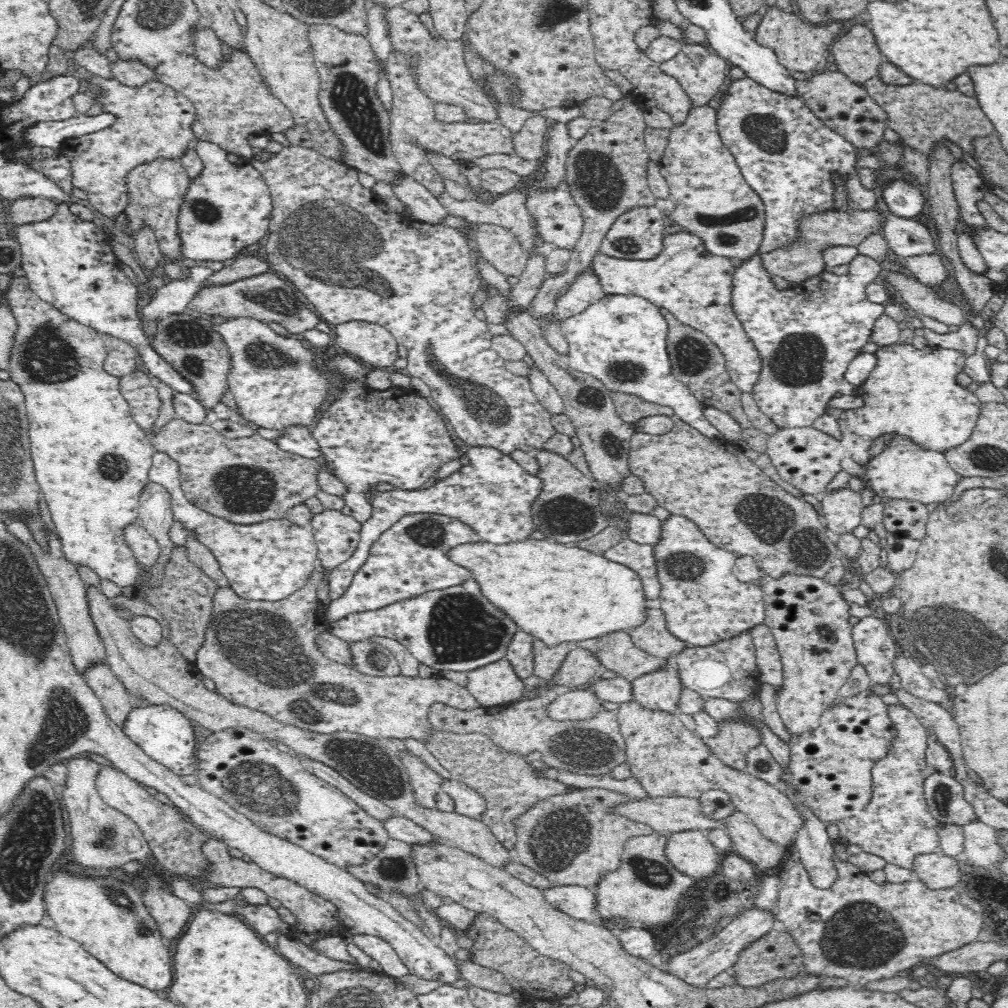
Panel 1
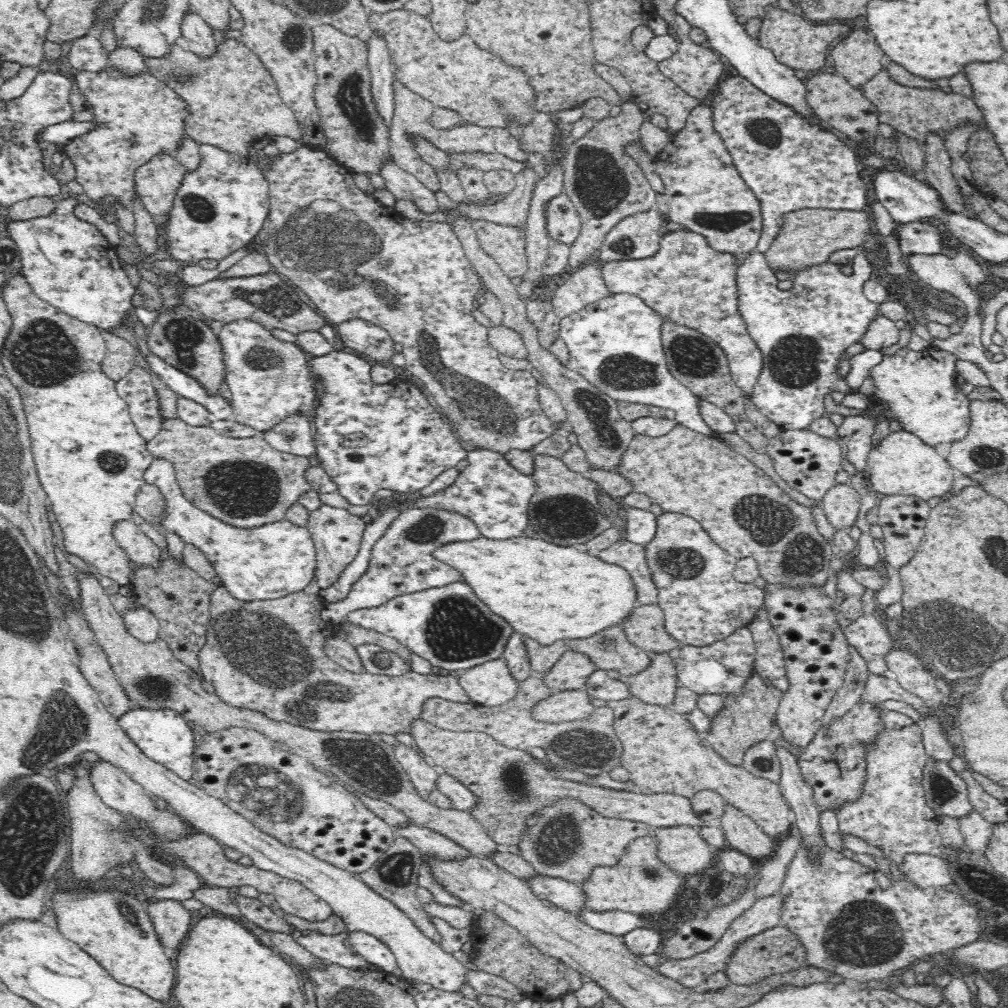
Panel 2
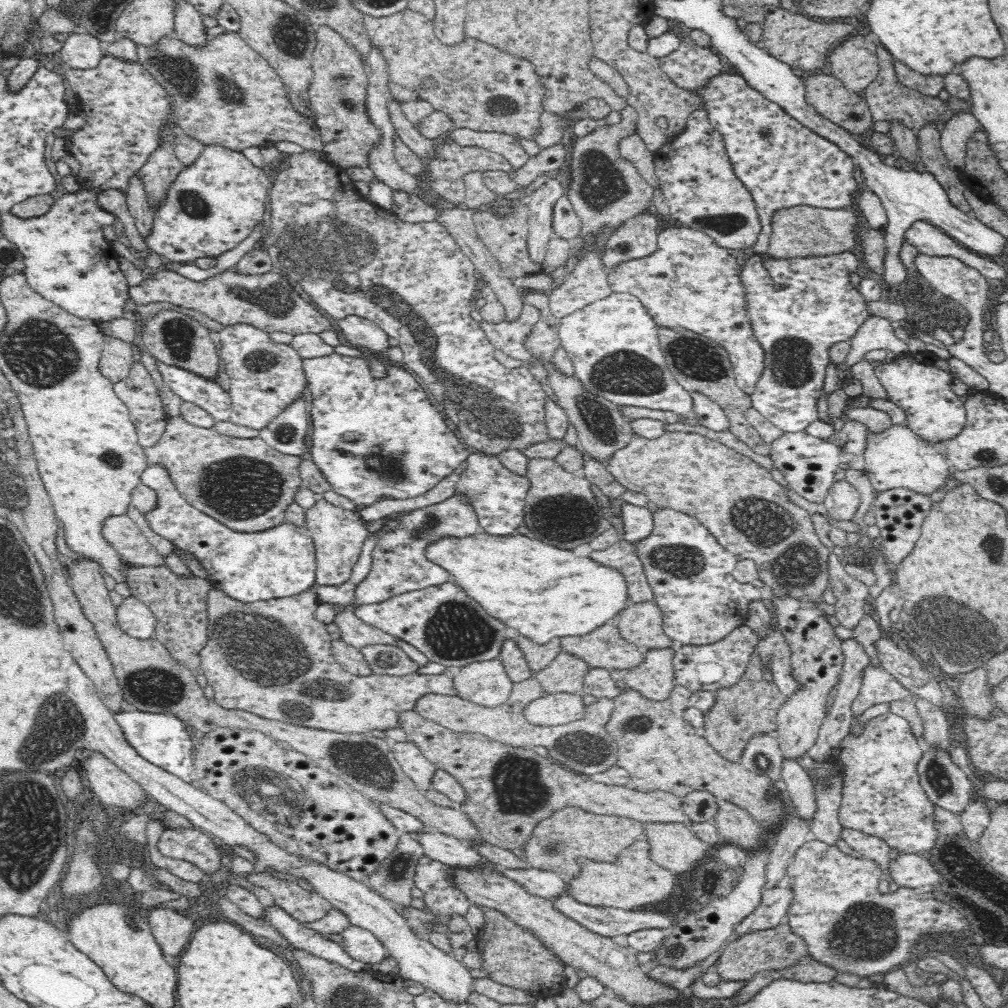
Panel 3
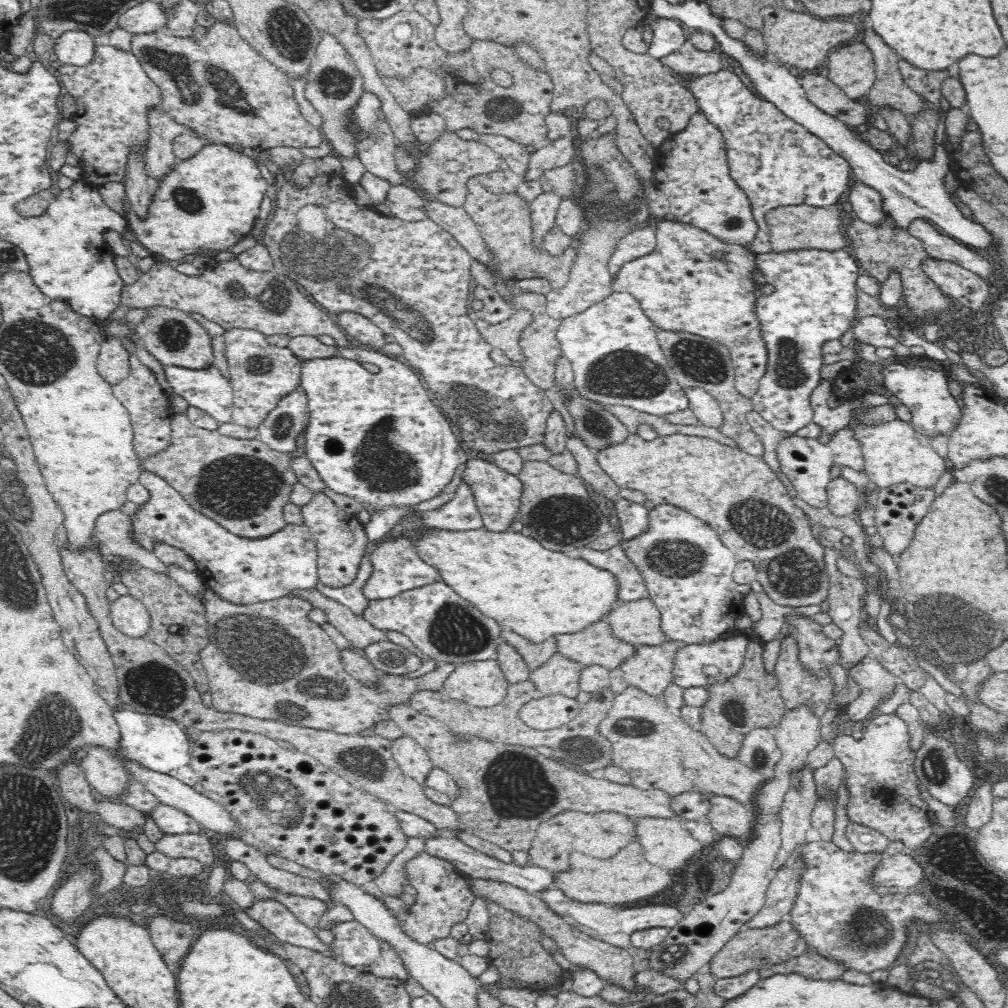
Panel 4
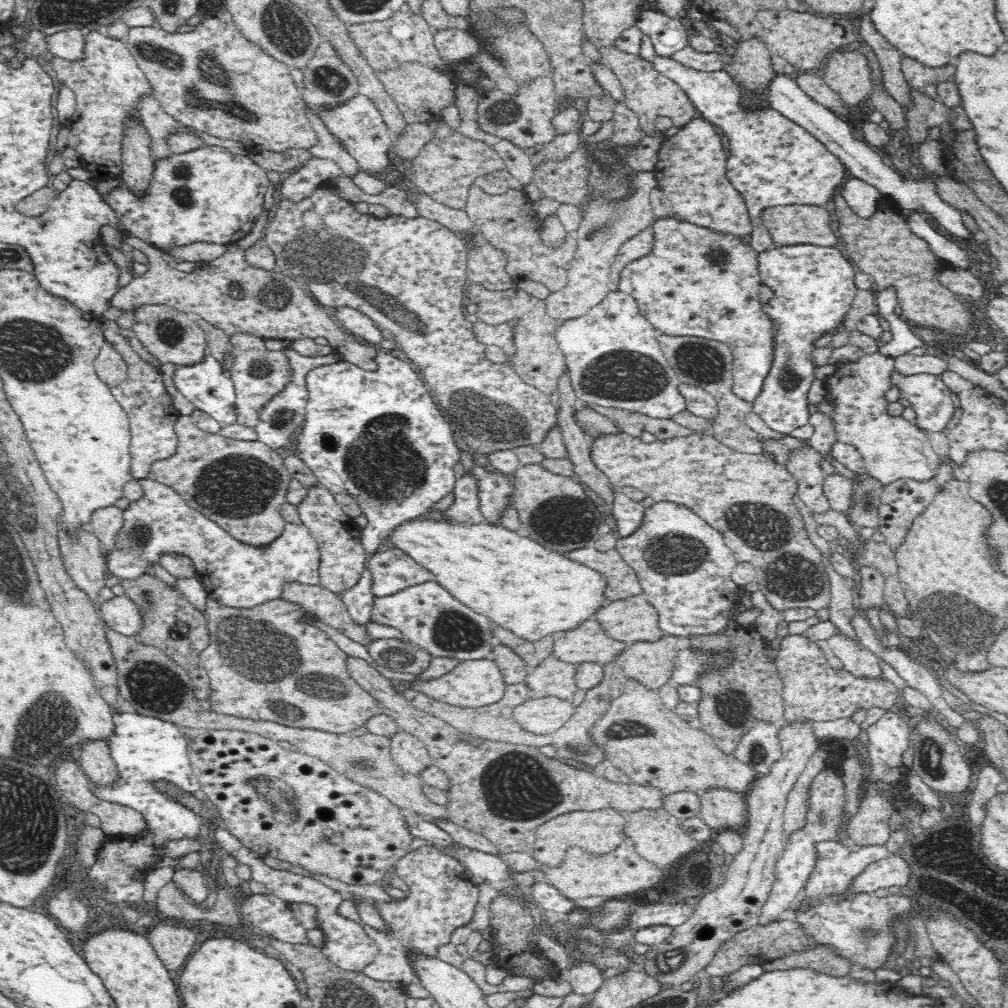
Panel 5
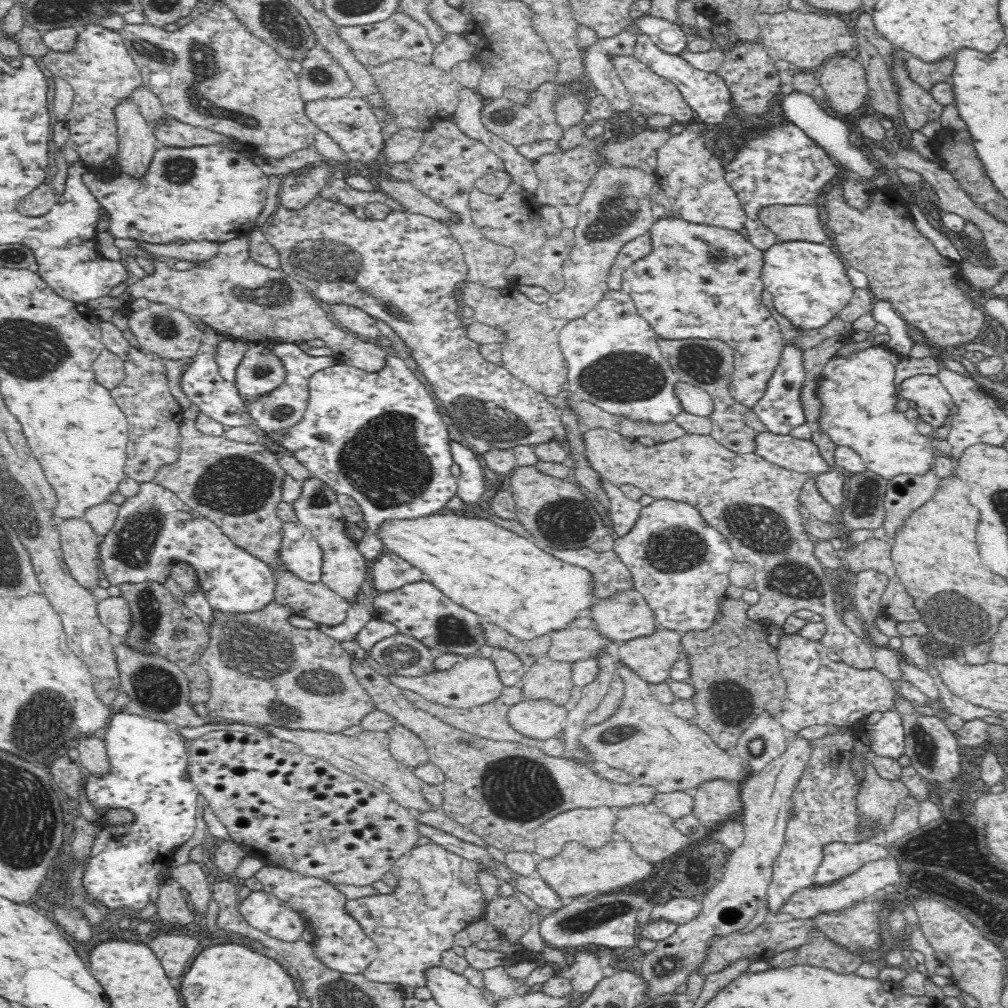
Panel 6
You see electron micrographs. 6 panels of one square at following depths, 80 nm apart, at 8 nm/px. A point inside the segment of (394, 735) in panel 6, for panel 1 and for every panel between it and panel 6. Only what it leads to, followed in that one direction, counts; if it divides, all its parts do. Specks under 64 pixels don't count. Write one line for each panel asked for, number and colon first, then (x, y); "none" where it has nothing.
1: (425, 782)
2: (423, 774)
3: (413, 762)
4: (412, 758)
5: (407, 750)

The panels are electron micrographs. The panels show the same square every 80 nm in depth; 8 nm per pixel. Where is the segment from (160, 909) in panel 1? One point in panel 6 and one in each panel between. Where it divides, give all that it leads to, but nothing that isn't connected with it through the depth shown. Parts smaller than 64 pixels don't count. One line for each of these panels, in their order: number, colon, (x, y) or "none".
2: (171, 921)
3: (173, 932)
4: (173, 939)
5: (173, 945)
6: (174, 952)

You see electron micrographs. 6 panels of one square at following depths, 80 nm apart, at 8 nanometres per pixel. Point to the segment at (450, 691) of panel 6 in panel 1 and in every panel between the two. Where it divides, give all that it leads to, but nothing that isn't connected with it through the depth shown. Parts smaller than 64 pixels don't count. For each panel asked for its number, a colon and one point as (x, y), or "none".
1: (496, 683)
2: (489, 684)
3: (486, 683)
4: (478, 683)
5: (471, 683)

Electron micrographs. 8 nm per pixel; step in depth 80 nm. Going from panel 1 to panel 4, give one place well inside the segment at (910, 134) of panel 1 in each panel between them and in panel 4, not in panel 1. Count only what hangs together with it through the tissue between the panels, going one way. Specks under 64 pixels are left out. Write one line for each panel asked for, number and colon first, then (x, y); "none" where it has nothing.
2: (915, 112)
3: (888, 99)
4: (889, 89)

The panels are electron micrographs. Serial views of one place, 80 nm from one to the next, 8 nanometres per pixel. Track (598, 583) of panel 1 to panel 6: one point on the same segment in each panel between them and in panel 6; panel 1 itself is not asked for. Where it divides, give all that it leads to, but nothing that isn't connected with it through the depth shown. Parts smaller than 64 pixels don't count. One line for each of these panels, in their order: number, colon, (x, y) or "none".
2: (549, 592)
3: (543, 592)
4: (537, 593)
5: (520, 585)
6: (495, 573)

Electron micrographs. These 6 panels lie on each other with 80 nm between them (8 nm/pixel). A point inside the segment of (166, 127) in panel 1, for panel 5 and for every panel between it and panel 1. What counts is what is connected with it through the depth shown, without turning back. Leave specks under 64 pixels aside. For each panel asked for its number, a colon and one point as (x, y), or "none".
2: (135, 117)
3: (124, 106)
4: (113, 94)
5: (107, 82)

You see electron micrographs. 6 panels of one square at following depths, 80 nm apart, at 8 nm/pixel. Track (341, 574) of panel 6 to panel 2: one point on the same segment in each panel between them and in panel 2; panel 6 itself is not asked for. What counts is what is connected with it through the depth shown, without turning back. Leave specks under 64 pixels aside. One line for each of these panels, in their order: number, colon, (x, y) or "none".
2: (337, 534)
3: (339, 535)
4: (341, 540)
5: (343, 560)

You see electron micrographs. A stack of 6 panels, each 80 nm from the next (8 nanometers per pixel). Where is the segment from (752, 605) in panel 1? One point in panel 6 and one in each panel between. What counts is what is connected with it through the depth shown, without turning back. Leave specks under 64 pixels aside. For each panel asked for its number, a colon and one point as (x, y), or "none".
2: (702, 602)
3: (690, 573)
4: (687, 570)
5: (683, 566)
6: (680, 565)

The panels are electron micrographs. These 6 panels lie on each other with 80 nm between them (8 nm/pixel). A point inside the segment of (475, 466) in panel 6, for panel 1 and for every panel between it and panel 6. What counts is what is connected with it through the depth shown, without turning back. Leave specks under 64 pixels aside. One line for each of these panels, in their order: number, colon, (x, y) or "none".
1: (409, 559)
2: (401, 562)
3: (399, 566)
4: (461, 513)
5: (465, 509)

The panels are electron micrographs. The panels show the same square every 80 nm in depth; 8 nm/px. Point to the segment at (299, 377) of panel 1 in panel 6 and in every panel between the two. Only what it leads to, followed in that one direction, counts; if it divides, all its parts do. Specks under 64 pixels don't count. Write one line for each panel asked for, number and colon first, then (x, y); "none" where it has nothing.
2: (269, 378)
3: (265, 376)
4: (260, 374)
5: (258, 374)
6: (257, 374)

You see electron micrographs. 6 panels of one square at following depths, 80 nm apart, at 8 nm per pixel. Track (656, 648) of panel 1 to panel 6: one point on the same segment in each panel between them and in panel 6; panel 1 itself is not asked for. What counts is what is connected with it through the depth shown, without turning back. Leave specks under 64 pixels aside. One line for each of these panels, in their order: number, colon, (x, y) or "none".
2: (645, 628)
3: (641, 623)
4: (639, 622)
5: (631, 619)
6: (627, 615)

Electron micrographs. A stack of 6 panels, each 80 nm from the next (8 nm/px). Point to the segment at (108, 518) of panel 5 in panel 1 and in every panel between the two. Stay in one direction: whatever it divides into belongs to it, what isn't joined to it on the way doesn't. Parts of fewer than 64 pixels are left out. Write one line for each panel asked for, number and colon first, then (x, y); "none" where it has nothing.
1: (145, 547)
2: (139, 549)
3: (124, 536)
4: (113, 530)

